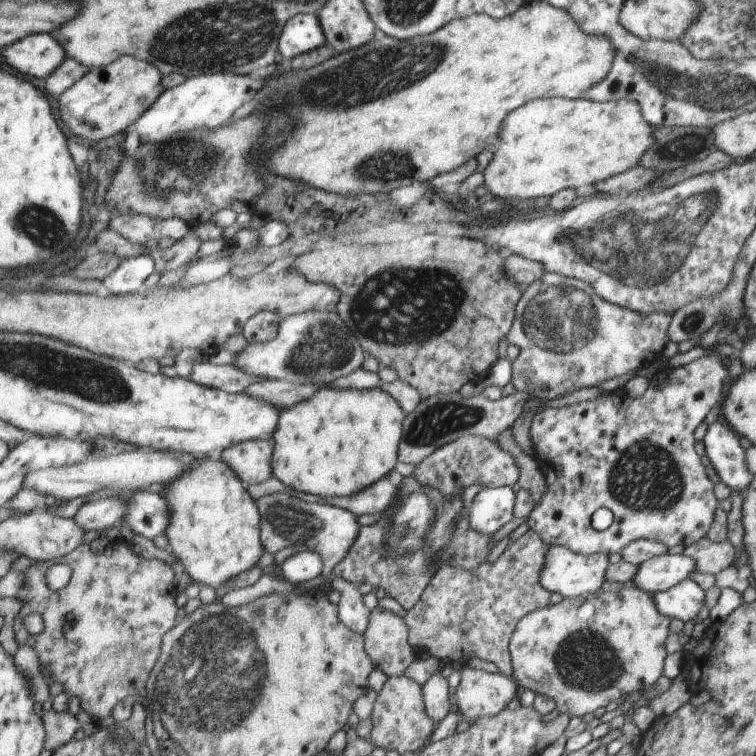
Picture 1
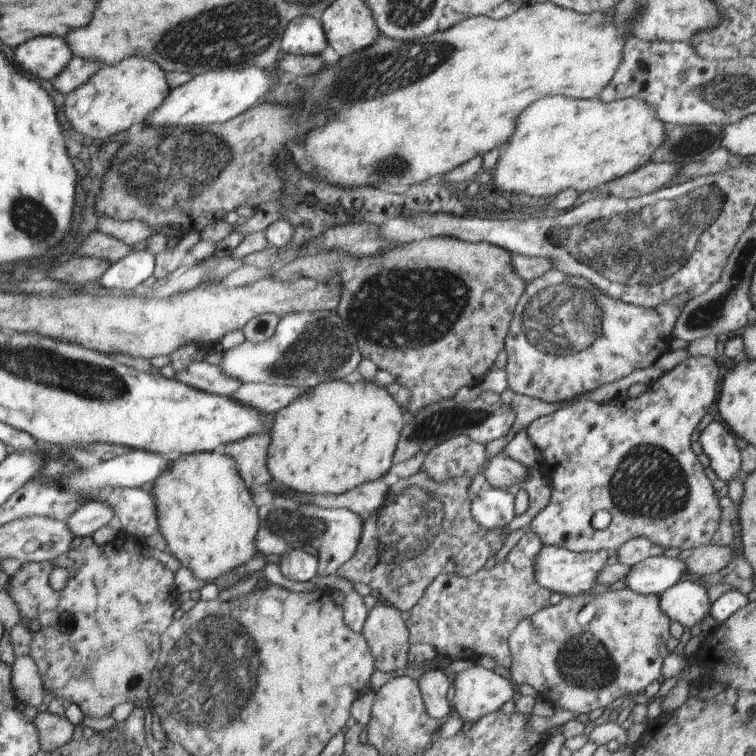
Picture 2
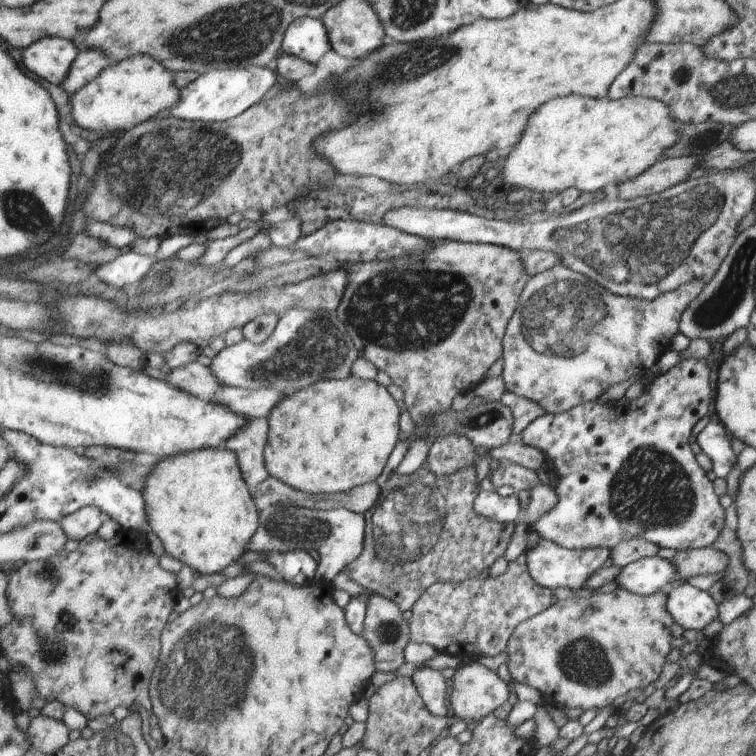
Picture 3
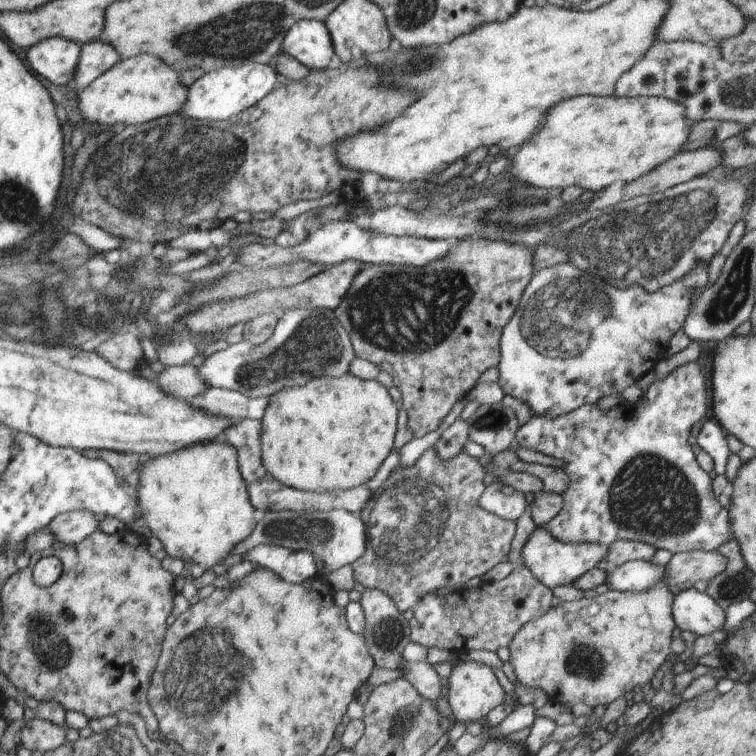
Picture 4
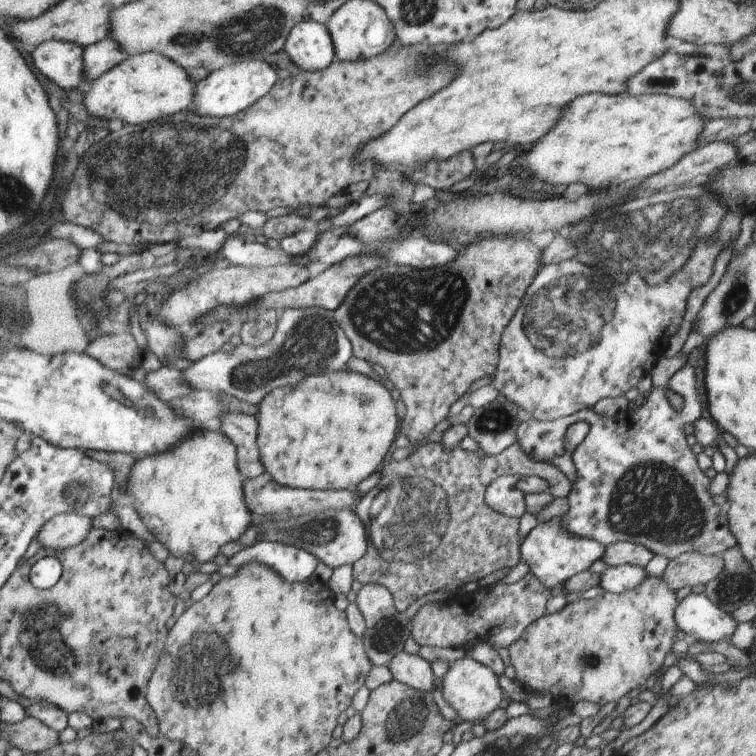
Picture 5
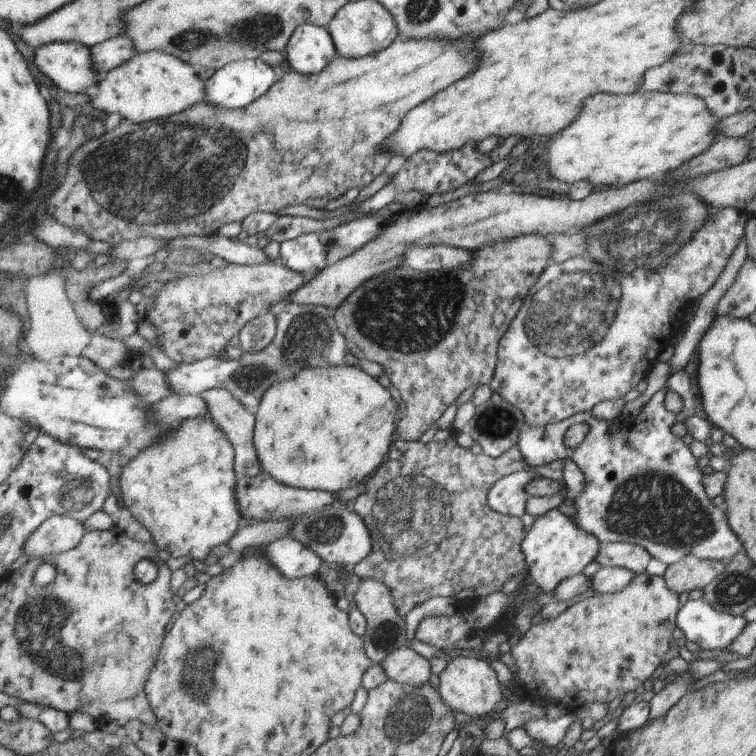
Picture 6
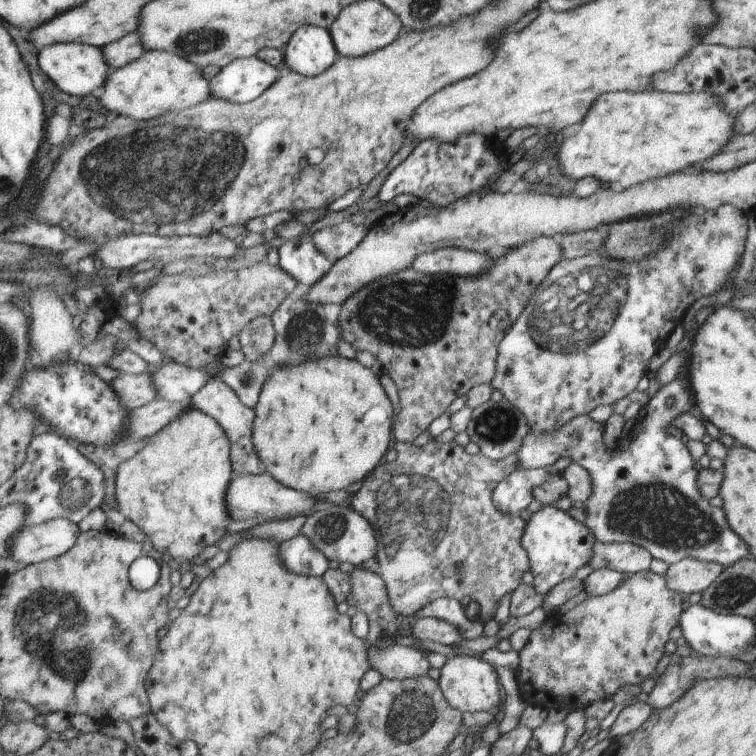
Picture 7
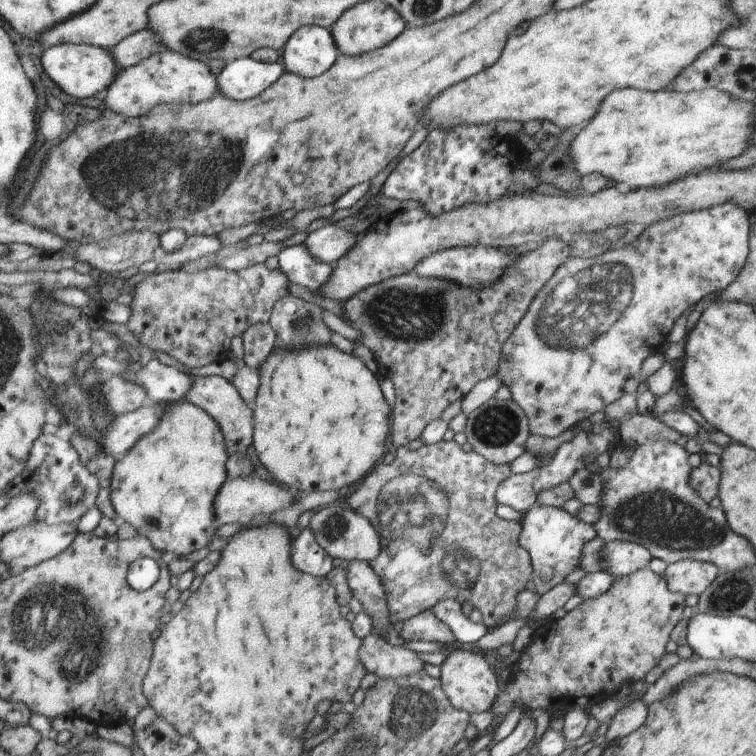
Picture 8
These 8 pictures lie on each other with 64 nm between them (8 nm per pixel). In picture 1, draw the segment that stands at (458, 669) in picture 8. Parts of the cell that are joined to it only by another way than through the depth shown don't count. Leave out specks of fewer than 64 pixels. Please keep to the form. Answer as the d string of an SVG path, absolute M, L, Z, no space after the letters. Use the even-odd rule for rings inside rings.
M466 667L454 692L455 709L470 723L480 716L496 716L516 696L516 684L500 672Z

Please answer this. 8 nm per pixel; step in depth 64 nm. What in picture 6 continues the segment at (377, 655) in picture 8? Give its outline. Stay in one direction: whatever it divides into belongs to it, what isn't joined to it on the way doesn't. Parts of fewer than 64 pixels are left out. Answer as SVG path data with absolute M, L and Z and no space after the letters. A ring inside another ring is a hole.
M404 645L388 654L381 664L388 679L416 686L428 684L432 674L429 660Z

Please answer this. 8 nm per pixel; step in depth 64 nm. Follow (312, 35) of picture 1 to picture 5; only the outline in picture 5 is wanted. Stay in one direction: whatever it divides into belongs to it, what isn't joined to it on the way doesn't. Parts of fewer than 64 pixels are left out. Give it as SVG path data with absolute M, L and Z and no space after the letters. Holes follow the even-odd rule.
M305 20L296 25L287 38L286 46L282 50L288 53L292 67L297 67L298 70L322 70L336 59L334 39L330 30L316 20Z

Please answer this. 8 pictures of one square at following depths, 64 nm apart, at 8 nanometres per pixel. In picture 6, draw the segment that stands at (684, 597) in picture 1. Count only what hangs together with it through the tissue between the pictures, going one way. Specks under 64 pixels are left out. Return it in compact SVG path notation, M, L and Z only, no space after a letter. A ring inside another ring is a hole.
M703 599L688 600L679 611L679 628L688 641L700 646L703 654L728 648L742 634L746 620L713 608Z

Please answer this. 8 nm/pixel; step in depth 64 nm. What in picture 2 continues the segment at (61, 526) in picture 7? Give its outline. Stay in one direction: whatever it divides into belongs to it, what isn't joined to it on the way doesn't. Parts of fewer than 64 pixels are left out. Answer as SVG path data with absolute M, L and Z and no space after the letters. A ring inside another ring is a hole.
M92 500L92 502L80 506L67 523L76 538L82 540L96 534L102 526L110 524L114 515L116 515L115 510L111 507L111 504Z

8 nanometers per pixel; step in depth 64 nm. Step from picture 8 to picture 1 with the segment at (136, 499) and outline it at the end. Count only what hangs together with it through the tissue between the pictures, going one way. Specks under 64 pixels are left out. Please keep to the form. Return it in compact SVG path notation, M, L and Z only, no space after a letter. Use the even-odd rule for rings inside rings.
M220 458L196 459L189 469L166 484L161 495L169 504L169 523L165 530L169 540L168 550L175 554L181 569L185 570L194 582L212 586L217 590L233 576L252 568L262 556L258 506L244 490L235 470Z

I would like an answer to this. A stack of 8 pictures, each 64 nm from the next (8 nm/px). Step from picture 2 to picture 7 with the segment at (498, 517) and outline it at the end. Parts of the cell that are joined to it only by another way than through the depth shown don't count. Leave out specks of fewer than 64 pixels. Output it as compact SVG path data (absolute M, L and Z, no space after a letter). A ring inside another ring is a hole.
M546 467L512 472L492 492L492 504L500 512L514 516L521 514L532 502L532 490L544 484L547 478Z

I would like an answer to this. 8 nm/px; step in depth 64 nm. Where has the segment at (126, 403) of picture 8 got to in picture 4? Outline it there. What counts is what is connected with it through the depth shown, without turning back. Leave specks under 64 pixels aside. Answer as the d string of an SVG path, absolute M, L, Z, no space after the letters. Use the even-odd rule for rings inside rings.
M190 364L166 367L162 372L158 373L154 381L168 396L187 402L192 397L202 394L208 388L199 377L197 368Z

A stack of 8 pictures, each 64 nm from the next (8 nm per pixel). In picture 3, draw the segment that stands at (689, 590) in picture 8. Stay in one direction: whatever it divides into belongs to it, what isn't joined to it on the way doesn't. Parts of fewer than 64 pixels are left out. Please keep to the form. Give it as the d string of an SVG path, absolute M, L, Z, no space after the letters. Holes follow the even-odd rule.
M710 546L703 549L676 551L670 562L677 570L676 578L686 582L688 578L694 576L724 572L729 563L729 556Z

